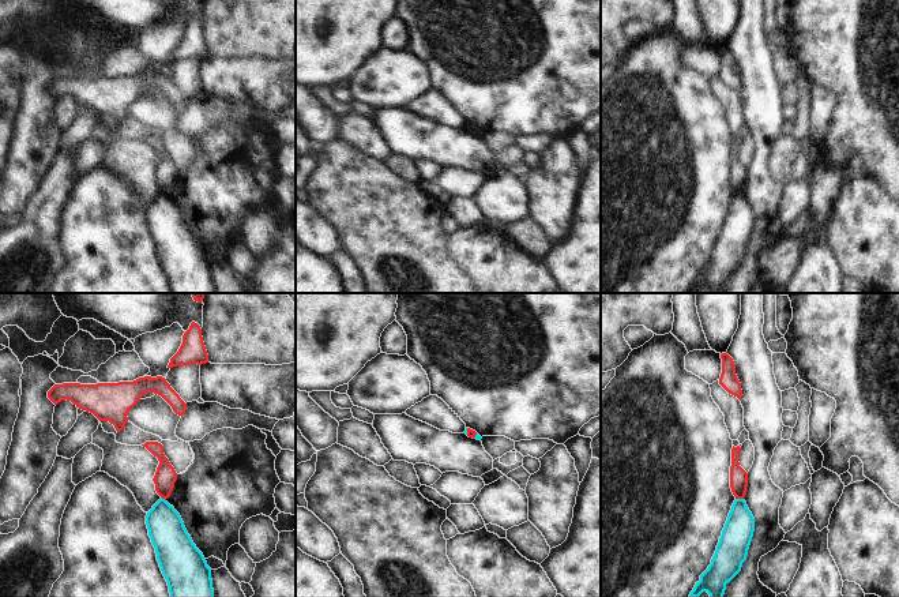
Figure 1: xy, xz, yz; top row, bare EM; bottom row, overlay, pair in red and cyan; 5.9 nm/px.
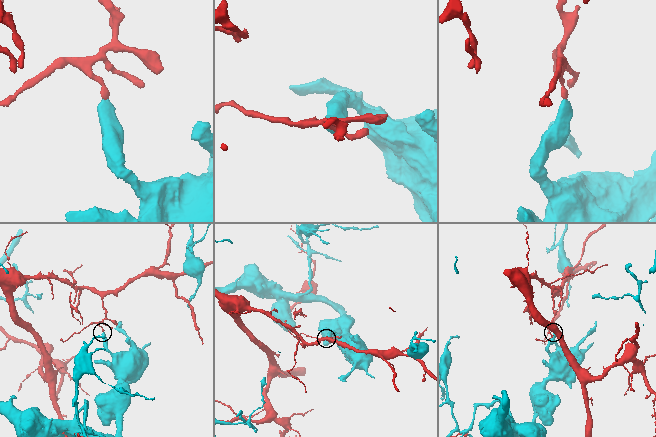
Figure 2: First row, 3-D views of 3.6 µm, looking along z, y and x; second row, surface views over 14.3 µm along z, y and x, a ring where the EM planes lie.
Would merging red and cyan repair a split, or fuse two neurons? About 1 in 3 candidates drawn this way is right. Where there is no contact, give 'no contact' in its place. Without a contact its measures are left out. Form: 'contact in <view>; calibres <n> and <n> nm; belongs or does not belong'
contact in yz; calibres 110 and 180 nm; does not belong

